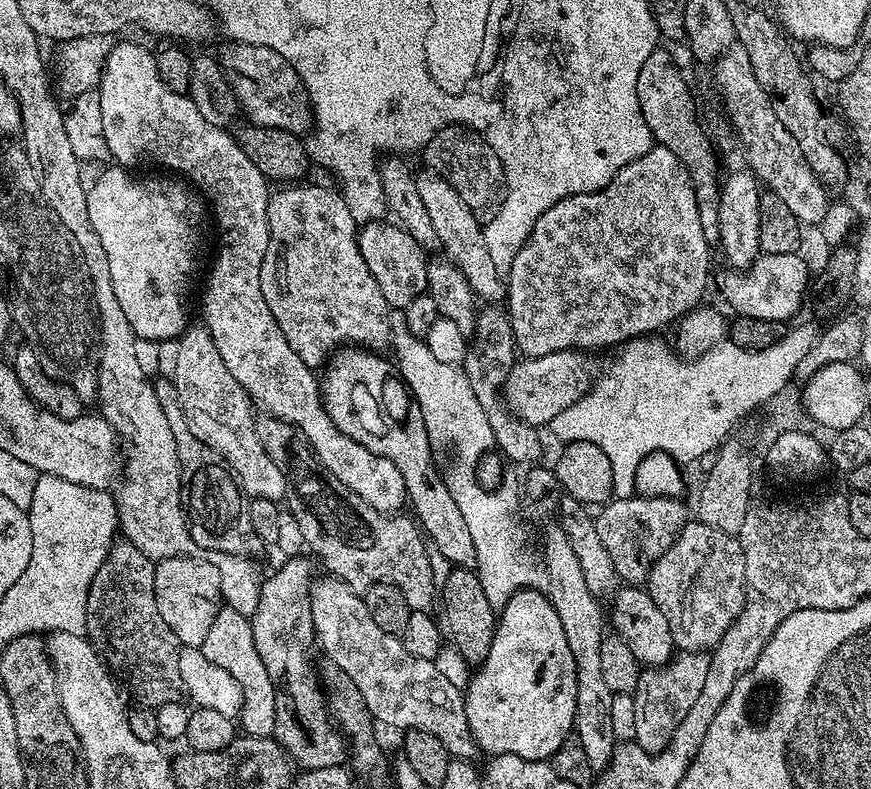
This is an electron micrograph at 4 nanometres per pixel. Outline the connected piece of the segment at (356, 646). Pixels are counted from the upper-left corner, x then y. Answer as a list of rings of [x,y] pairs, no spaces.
[[[317,575],[308,590],[315,639],[318,644],[320,640],[327,659],[358,686],[358,694],[362,694],[373,721],[380,723],[381,720],[399,730],[426,730],[426,734],[434,734],[434,738],[446,746],[449,757],[471,761],[478,749],[466,722],[464,692],[439,672],[436,663],[414,658],[399,636],[386,634],[386,630],[370,618],[361,593],[336,576],[323,575]]]

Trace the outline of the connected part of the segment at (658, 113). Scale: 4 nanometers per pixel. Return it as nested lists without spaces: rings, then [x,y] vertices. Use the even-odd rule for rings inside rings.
[[[658,46],[642,62],[642,70],[638,70],[638,106],[642,110],[642,118],[646,126],[650,126],[650,134],[657,145],[665,147],[676,154],[682,165],[689,171],[693,180],[694,194],[697,195],[698,211],[701,214],[702,229],[708,244],[715,245],[719,241],[718,234],[718,198],[722,179],[721,165],[718,163],[718,152],[708,141],[704,128],[700,125],[700,116],[696,113],[696,100],[688,89],[688,80],[675,68],[676,60]]]

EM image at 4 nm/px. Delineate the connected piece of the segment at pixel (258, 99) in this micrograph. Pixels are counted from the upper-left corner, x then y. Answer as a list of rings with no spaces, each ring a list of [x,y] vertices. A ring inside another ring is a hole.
[[[224,42],[218,53],[218,61],[226,74],[226,82],[230,82],[230,90],[234,90],[237,105],[243,115],[244,112],[248,115],[251,123],[258,127],[278,127],[297,134],[309,131],[313,118],[308,92],[294,66],[290,66],[282,54],[274,54],[274,50],[257,44]]]

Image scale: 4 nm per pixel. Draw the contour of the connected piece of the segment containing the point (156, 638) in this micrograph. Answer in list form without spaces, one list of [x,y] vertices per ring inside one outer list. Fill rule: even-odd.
[[[120,538],[113,543],[112,549],[106,554],[104,564],[94,574],[94,582],[86,598],[86,635],[92,641],[96,651],[100,653],[104,663],[108,665],[113,677],[119,678],[137,696],[137,701],[148,706],[159,706],[179,701],[182,696],[180,675],[178,674],[178,654],[182,645],[162,622],[162,614],[158,610],[158,602],[154,598],[154,574],[156,564],[138,546]]]

